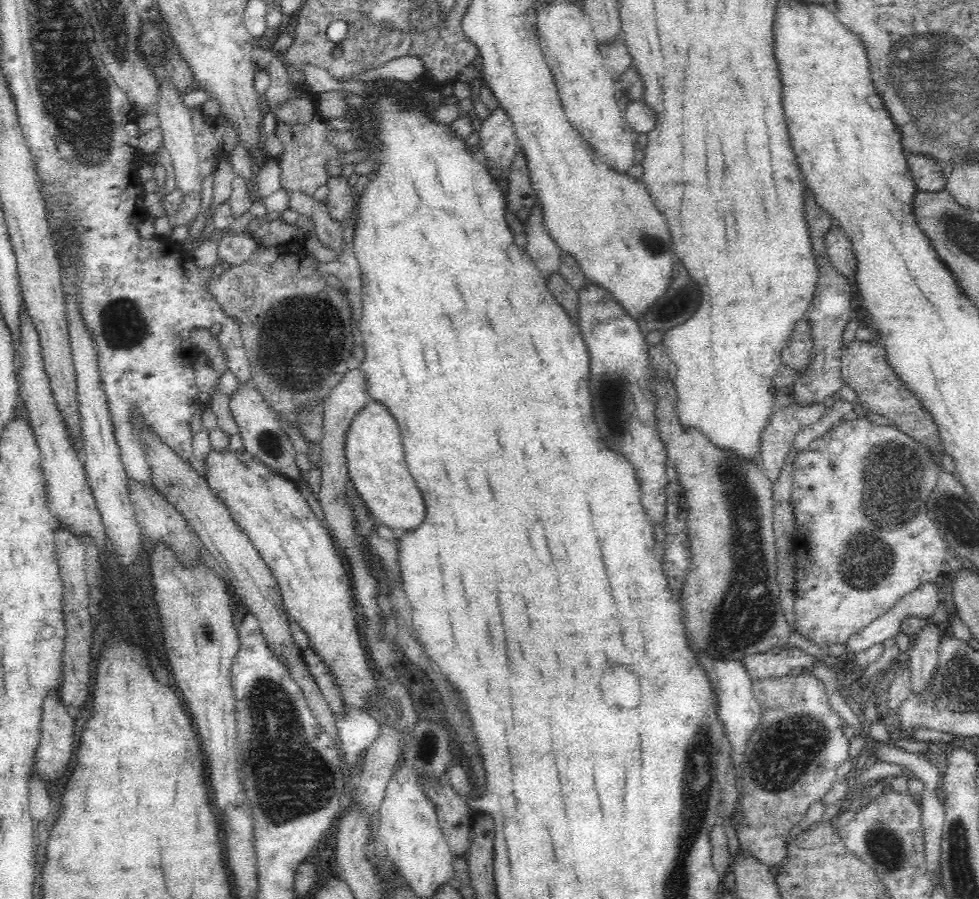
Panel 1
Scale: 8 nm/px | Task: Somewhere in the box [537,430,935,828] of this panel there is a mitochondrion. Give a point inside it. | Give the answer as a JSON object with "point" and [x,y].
{"point":[866,559]}

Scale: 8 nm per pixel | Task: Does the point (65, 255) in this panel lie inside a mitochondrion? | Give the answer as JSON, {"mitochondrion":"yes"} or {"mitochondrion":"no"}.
{"mitochondrion":"no"}

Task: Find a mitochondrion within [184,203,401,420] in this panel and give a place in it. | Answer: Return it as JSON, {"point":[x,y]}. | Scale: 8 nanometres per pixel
{"point":[288,347]}

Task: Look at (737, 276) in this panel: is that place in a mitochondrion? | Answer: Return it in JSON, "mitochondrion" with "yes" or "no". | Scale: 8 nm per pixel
{"mitochondrion":"no"}

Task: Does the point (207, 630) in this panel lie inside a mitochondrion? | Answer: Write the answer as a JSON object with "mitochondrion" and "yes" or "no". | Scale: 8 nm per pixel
{"mitochondrion":"yes"}

